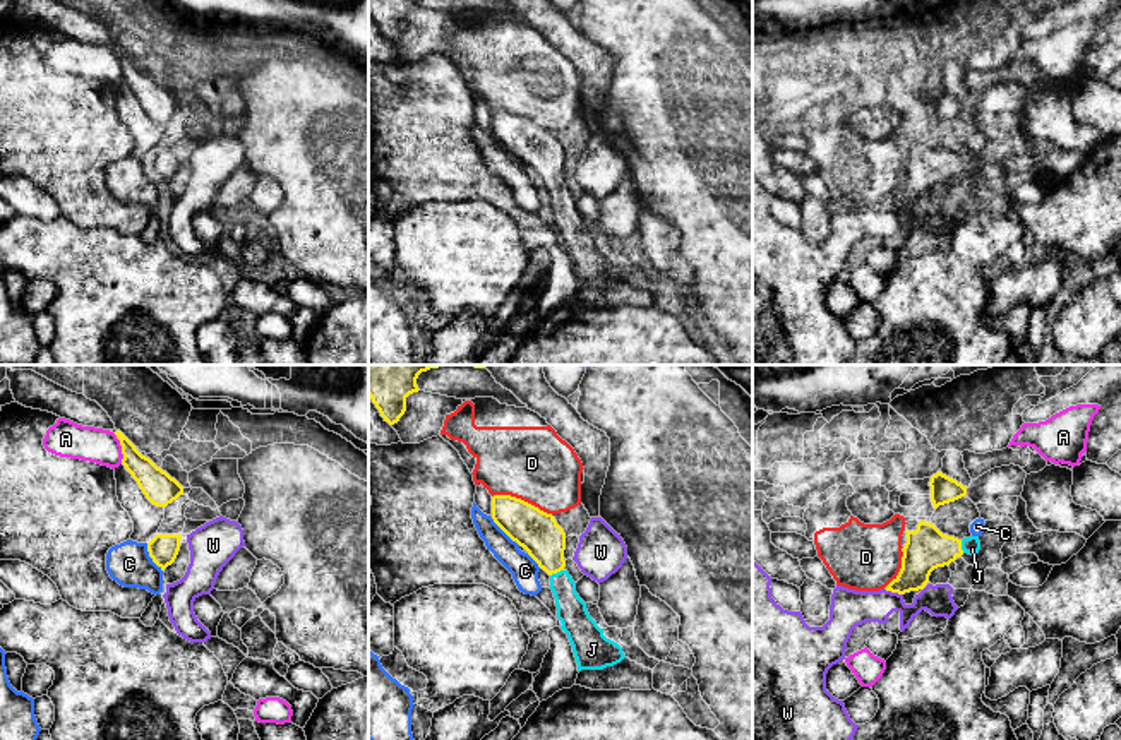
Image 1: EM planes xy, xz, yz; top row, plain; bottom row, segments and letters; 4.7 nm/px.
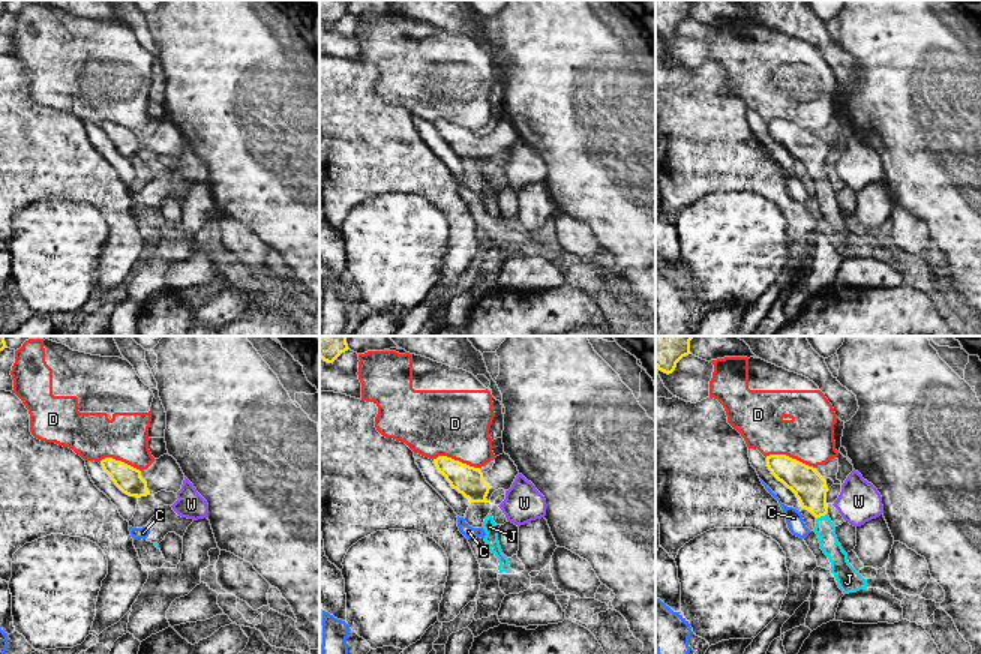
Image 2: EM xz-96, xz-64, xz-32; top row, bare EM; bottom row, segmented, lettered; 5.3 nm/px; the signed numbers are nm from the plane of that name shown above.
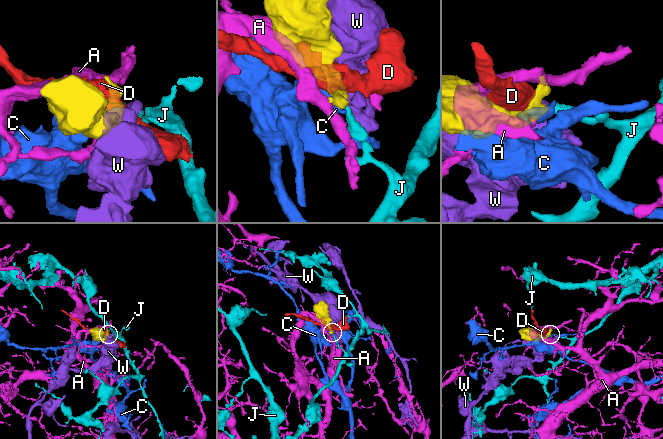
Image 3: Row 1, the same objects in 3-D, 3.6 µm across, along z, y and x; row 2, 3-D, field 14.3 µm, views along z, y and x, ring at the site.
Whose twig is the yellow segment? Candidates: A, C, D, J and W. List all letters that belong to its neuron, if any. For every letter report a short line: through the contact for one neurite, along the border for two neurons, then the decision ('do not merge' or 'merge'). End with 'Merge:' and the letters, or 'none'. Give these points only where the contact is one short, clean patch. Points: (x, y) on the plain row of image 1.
A: do not merge
C: do not merge
D: do not merge
J: line xz (537, 148), (545, 158), (556, 189), (571, 226); merge
W: do not merge
Merge: J

